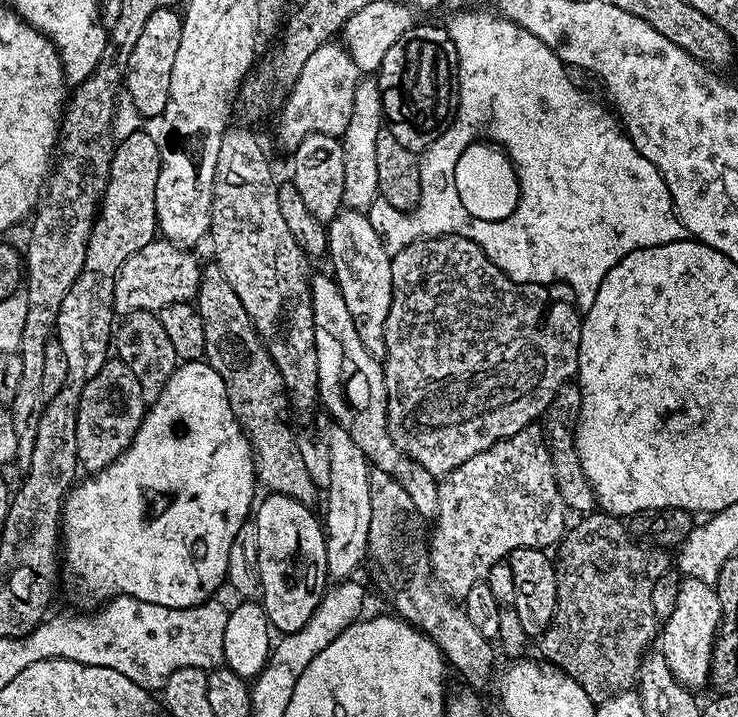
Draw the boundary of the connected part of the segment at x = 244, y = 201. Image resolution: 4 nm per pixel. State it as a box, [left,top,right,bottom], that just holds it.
[211,127,320,412]

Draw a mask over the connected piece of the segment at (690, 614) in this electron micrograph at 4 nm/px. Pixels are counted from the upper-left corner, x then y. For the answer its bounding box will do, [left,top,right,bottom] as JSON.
[658,577,721,690]

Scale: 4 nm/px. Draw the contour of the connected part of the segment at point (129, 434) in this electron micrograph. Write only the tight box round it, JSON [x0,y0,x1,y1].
[76,358,145,474]

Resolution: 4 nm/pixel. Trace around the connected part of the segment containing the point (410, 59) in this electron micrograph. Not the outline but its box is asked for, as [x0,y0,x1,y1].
[378,22,460,153]

